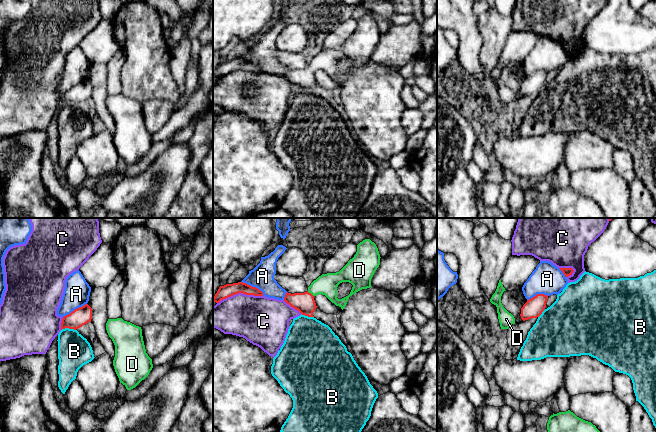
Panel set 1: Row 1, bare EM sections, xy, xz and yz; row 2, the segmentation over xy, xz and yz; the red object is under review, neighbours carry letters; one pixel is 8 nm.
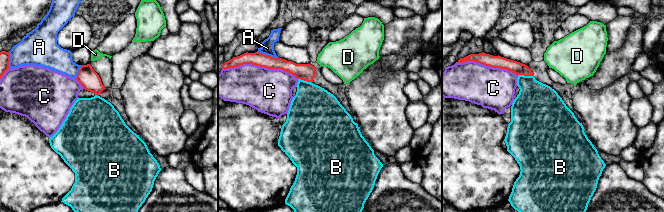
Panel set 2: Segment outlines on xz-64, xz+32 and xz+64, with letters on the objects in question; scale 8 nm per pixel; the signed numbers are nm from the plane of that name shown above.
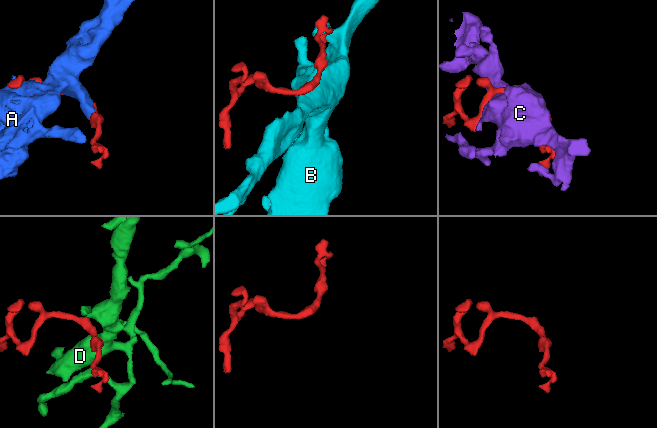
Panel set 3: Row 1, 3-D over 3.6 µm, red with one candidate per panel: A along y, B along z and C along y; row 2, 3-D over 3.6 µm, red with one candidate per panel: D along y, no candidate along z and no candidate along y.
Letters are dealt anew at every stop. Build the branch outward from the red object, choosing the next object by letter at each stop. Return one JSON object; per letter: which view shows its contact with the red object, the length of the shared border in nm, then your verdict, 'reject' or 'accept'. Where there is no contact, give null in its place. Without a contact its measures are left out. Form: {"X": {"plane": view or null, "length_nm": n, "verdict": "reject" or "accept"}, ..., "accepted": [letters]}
{"A": {"plane": "xz", "length_nm": 220, "verdict": "reject"}, "B": {"plane": "xy", "length_nm": 120, "verdict": "reject"}, "C": {"plane": "xz", "length_nm": 380, "verdict": "reject"}, "D": {"plane": "xz", "length_nm": 70, "verdict": "accept"}, "accepted": ["D"]}

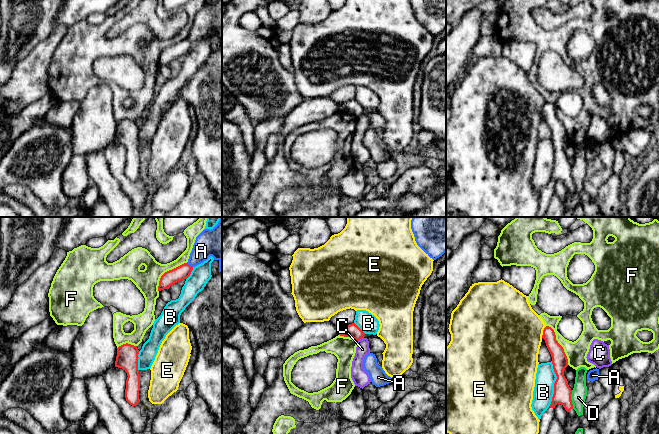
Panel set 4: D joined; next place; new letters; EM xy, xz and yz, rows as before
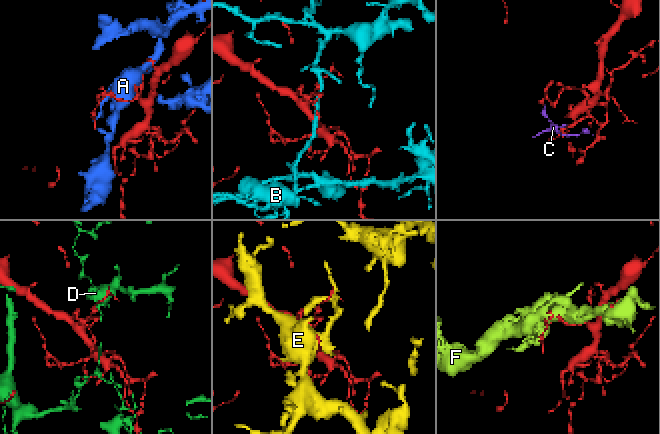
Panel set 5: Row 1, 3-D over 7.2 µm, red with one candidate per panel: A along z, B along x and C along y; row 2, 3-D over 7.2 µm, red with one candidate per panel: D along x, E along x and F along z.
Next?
{"A": {"plane": "xy", "length_nm": 60, "verdict": "reject"}, "B": {"plane": "yz", "length_nm": 360, "verdict": "reject"}, "C": {"plane": "xz", "length_nm": 70, "verdict": "reject"}, "D": {"plane": "yz", "length_nm": 150, "verdict": "reject"}, "E": {"plane": "yz", "length_nm": 100, "verdict": "reject"}, "F": {"plane": "yz", "length_nm": 360, "verdict": "reject"}, "accepted": []}

